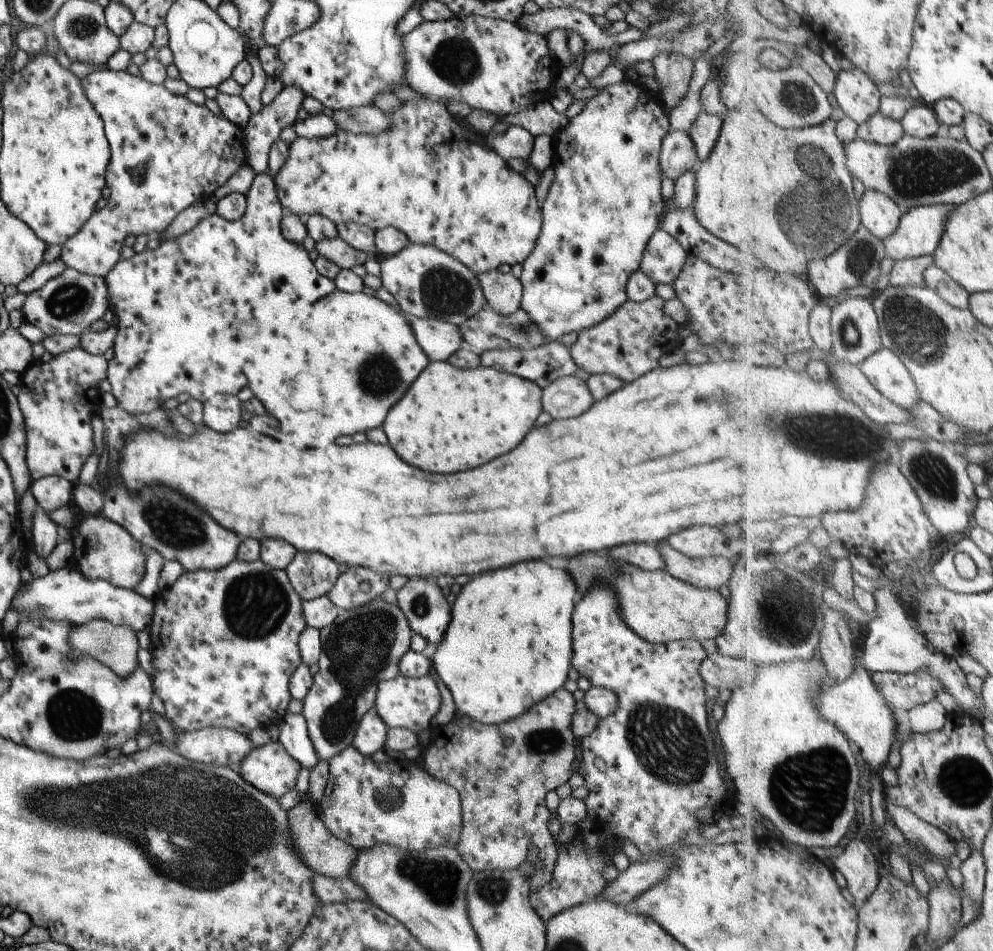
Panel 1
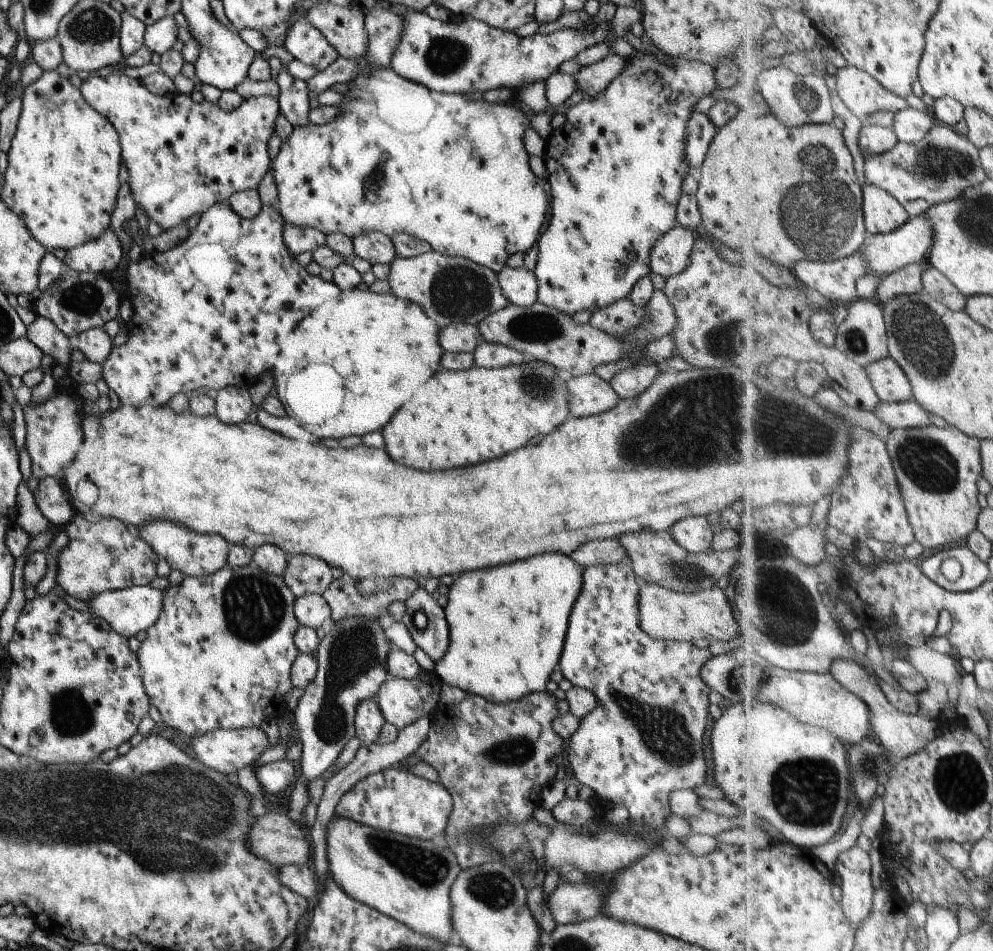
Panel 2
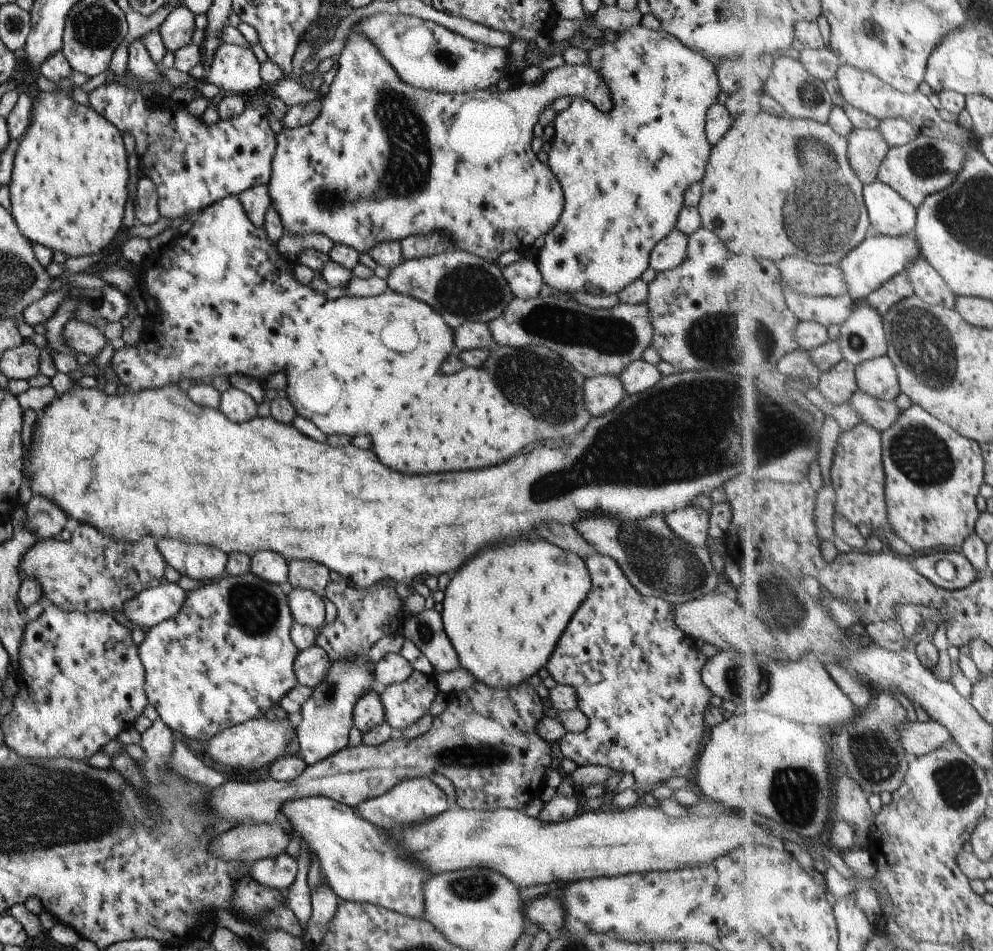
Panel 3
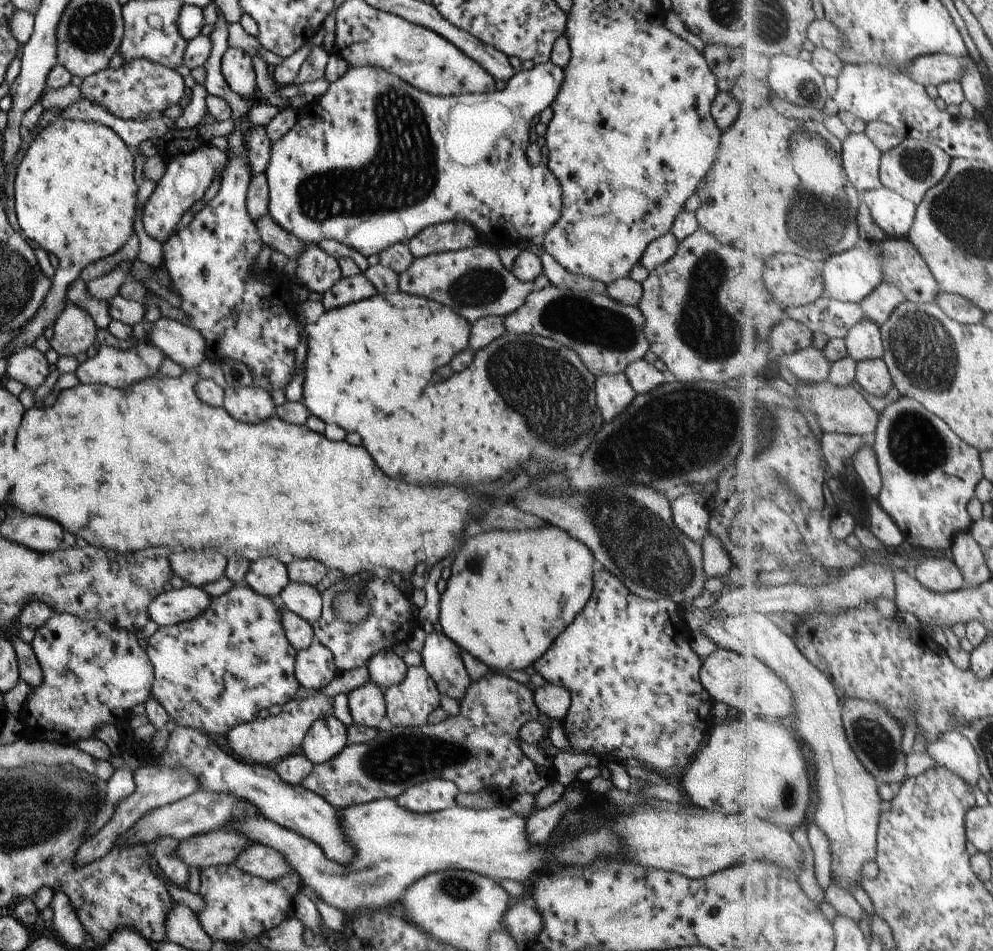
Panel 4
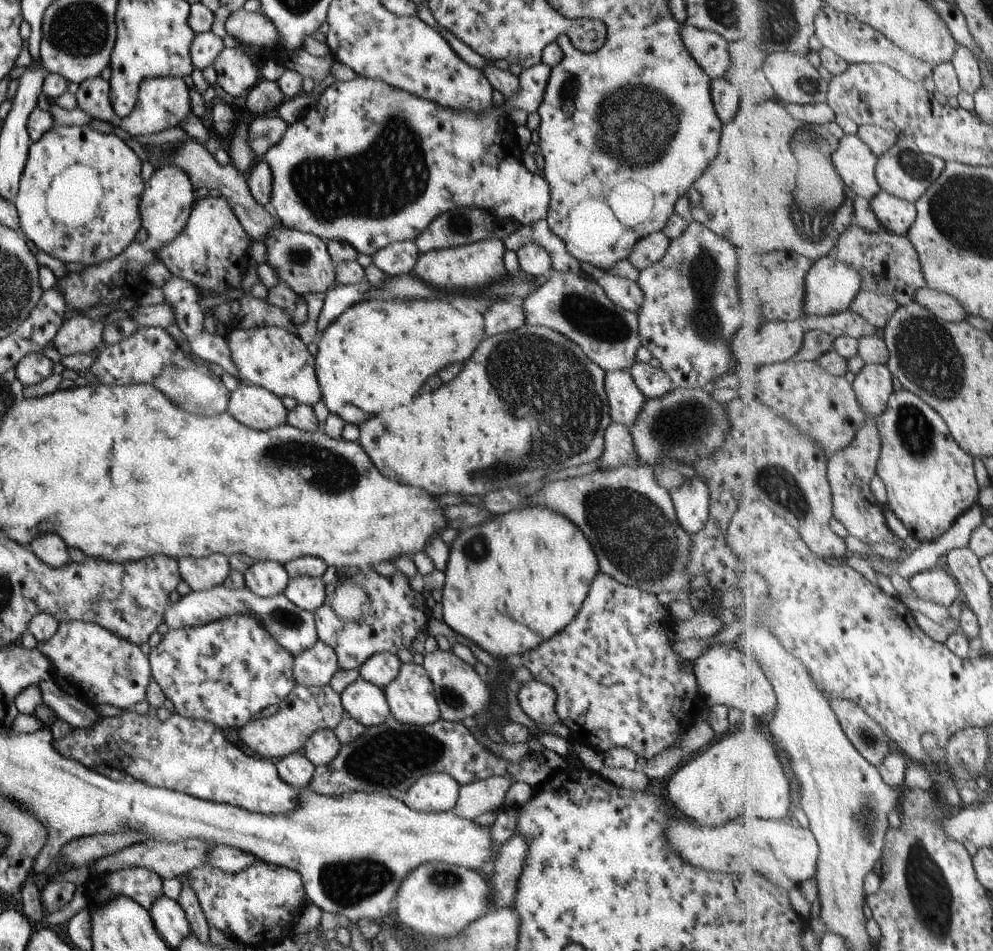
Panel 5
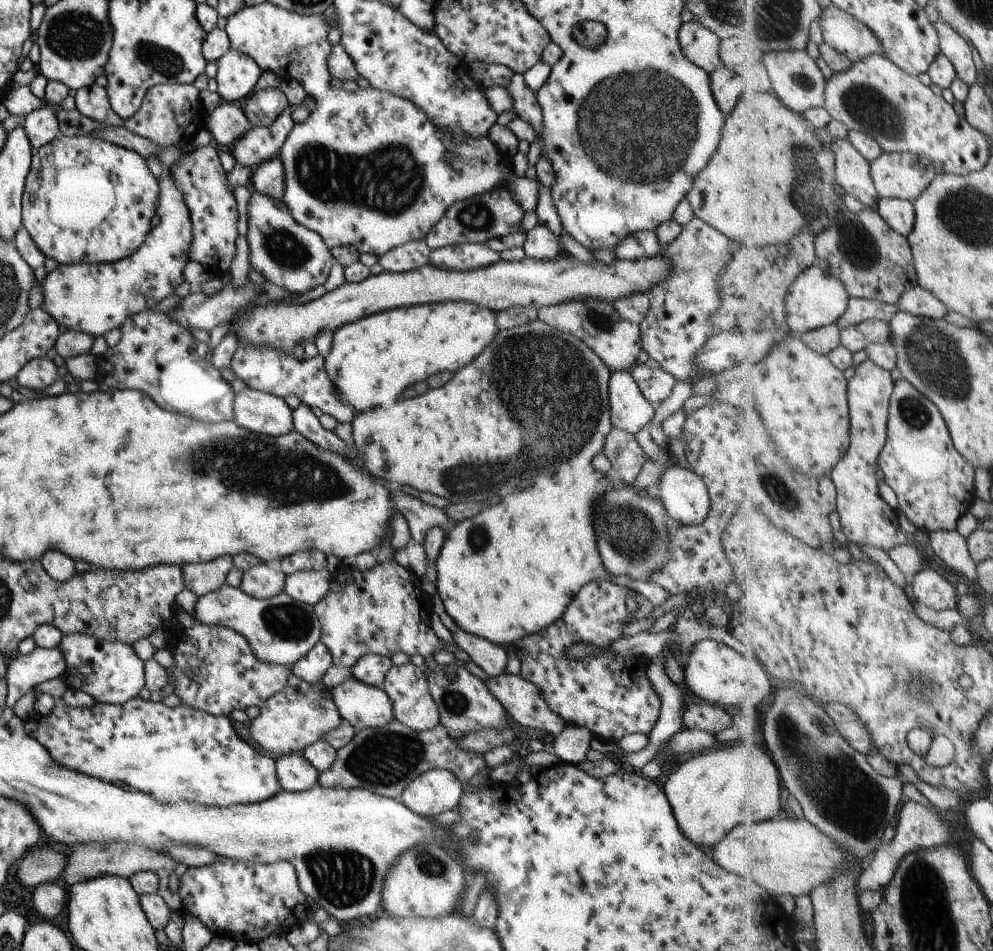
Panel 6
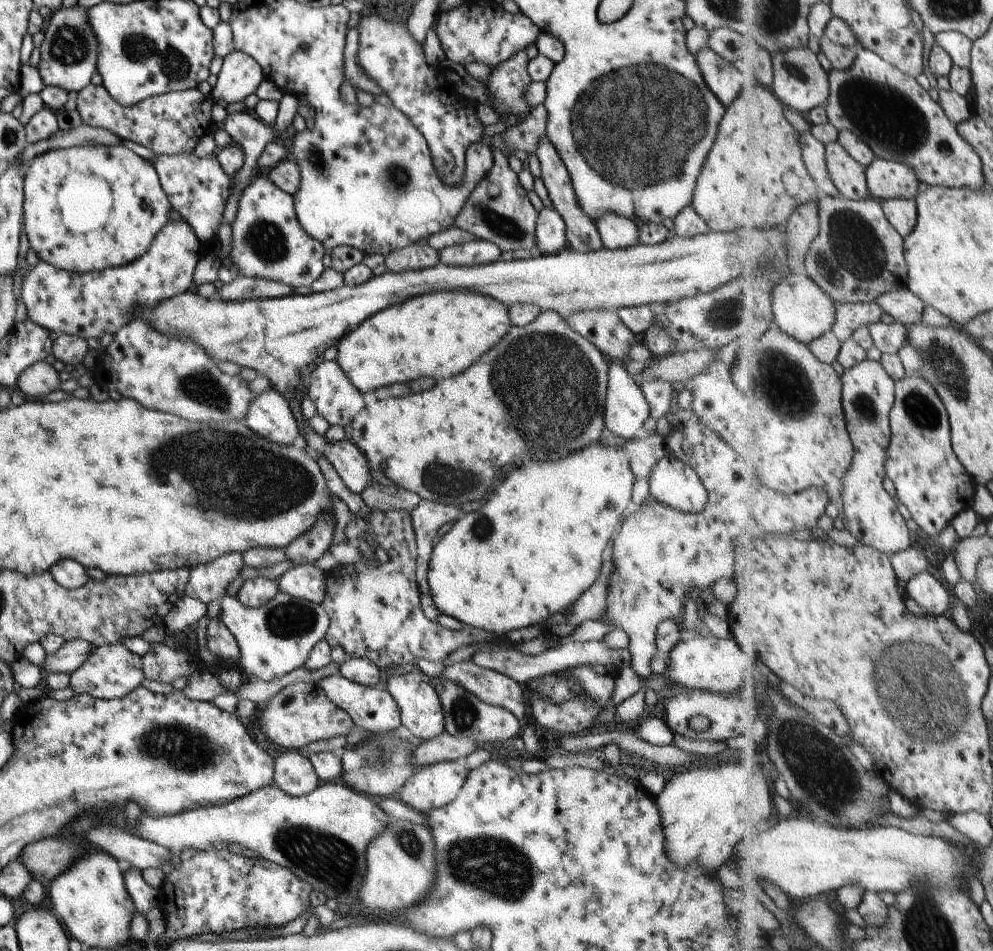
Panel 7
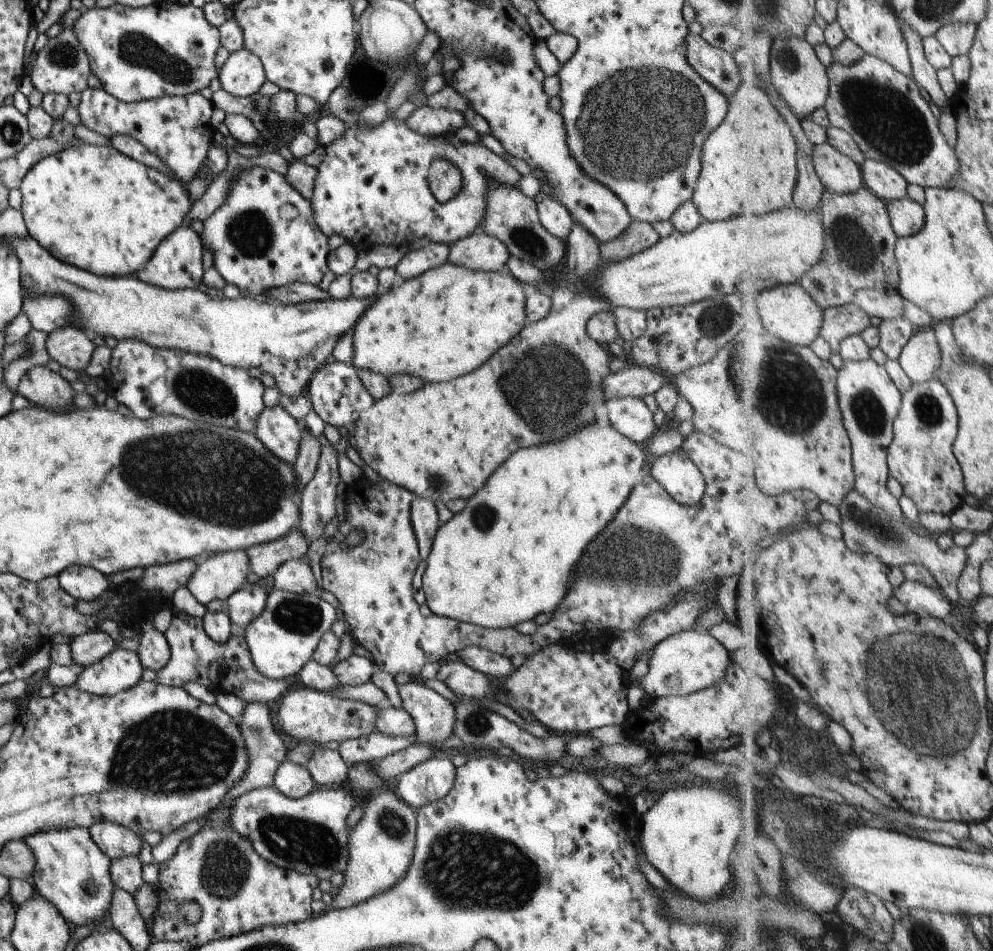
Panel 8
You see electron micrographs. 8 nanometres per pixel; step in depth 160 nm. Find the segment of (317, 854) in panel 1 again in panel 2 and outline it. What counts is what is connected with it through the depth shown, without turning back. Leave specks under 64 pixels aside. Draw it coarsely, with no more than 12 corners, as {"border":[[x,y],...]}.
{"border":[[287,812],[255,817],[247,850],[274,866],[310,861],[311,842]]}

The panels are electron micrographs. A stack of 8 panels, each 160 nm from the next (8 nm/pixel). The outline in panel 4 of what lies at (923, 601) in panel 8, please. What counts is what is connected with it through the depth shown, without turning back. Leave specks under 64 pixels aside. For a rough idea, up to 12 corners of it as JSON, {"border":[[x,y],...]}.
{"border":[[925,558],[915,577],[934,592],[966,587],[954,559]]}

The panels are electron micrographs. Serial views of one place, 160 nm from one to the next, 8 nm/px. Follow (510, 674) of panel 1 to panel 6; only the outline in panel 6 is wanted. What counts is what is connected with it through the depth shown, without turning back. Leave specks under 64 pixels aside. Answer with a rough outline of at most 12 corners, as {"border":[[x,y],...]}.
{"border":[[590,464],[450,523],[436,595],[509,650],[592,580],[602,565]]}

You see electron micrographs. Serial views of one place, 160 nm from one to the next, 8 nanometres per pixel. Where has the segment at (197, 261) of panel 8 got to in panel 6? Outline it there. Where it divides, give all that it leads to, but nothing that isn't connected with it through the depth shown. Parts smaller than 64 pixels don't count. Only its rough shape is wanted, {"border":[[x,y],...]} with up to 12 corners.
{"border":[[158,180],[155,227],[130,257],[59,265],[40,308],[93,338],[183,282],[191,225]]}

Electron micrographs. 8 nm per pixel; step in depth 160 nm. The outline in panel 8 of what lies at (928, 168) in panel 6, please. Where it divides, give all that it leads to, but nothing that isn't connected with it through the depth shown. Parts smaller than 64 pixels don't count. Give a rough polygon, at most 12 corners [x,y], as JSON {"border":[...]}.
{"border":[[867,159],[865,186],[884,202],[907,198],[909,182],[893,166]]}

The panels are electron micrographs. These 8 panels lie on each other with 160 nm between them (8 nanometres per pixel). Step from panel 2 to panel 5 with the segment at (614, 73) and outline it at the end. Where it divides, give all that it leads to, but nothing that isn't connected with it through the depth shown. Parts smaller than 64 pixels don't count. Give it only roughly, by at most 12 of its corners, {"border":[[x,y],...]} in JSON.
{"border":[[361,75],[265,152],[277,223],[359,254],[457,207],[544,219],[513,109]]}

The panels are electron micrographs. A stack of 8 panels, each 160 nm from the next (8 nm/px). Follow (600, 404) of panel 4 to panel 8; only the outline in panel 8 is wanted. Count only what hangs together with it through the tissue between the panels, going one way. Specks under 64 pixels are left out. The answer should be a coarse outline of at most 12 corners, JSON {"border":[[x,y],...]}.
{"border":[[607,398],[613,430],[641,443],[657,430],[641,398]]}

